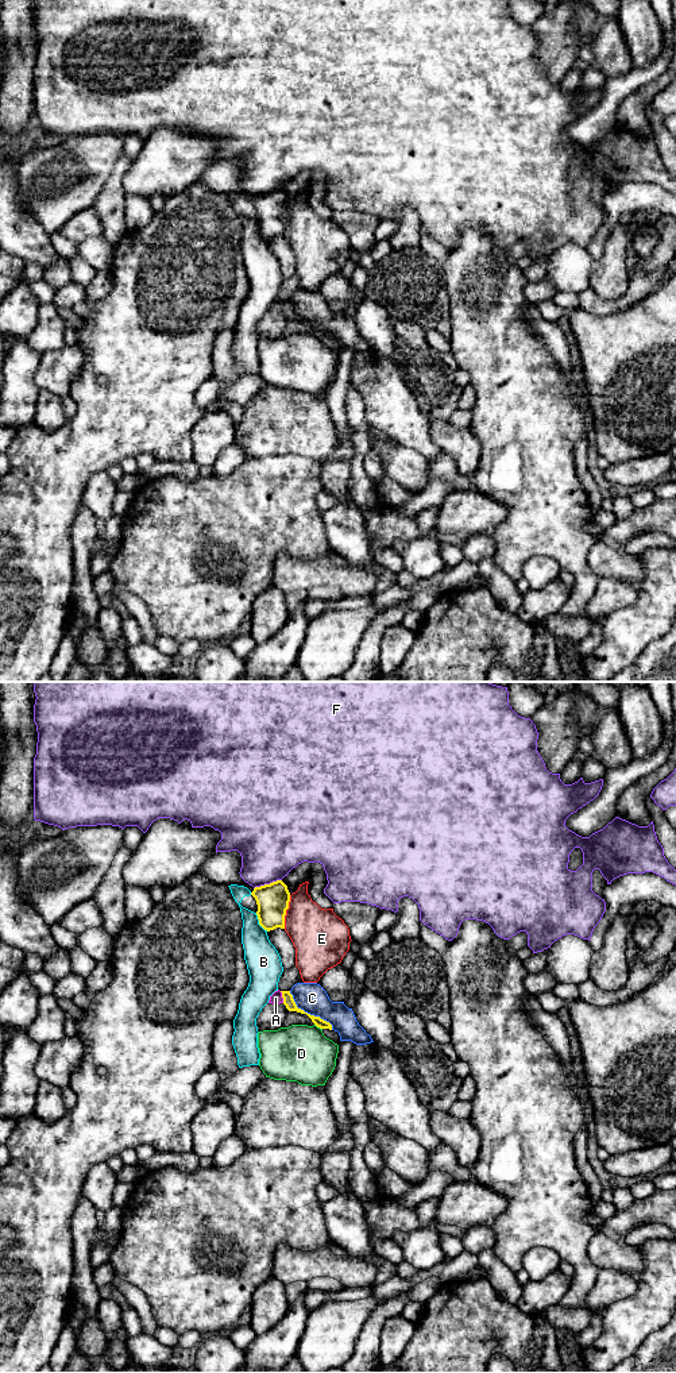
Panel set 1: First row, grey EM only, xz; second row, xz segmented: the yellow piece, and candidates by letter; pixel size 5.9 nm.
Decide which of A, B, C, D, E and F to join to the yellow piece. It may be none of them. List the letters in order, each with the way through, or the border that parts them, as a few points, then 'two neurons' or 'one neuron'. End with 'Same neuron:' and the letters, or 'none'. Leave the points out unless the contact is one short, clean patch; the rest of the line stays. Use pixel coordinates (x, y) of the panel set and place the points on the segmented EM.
A: border along xz (279, 991), (284, 1002); two neurons
B: two neurons
C: border along xz (289, 991), (298, 1007), (325, 1019), (332, 1029); two neurons
D: two neurons
E: two neurons
F: two neurons
Same neuron: none

